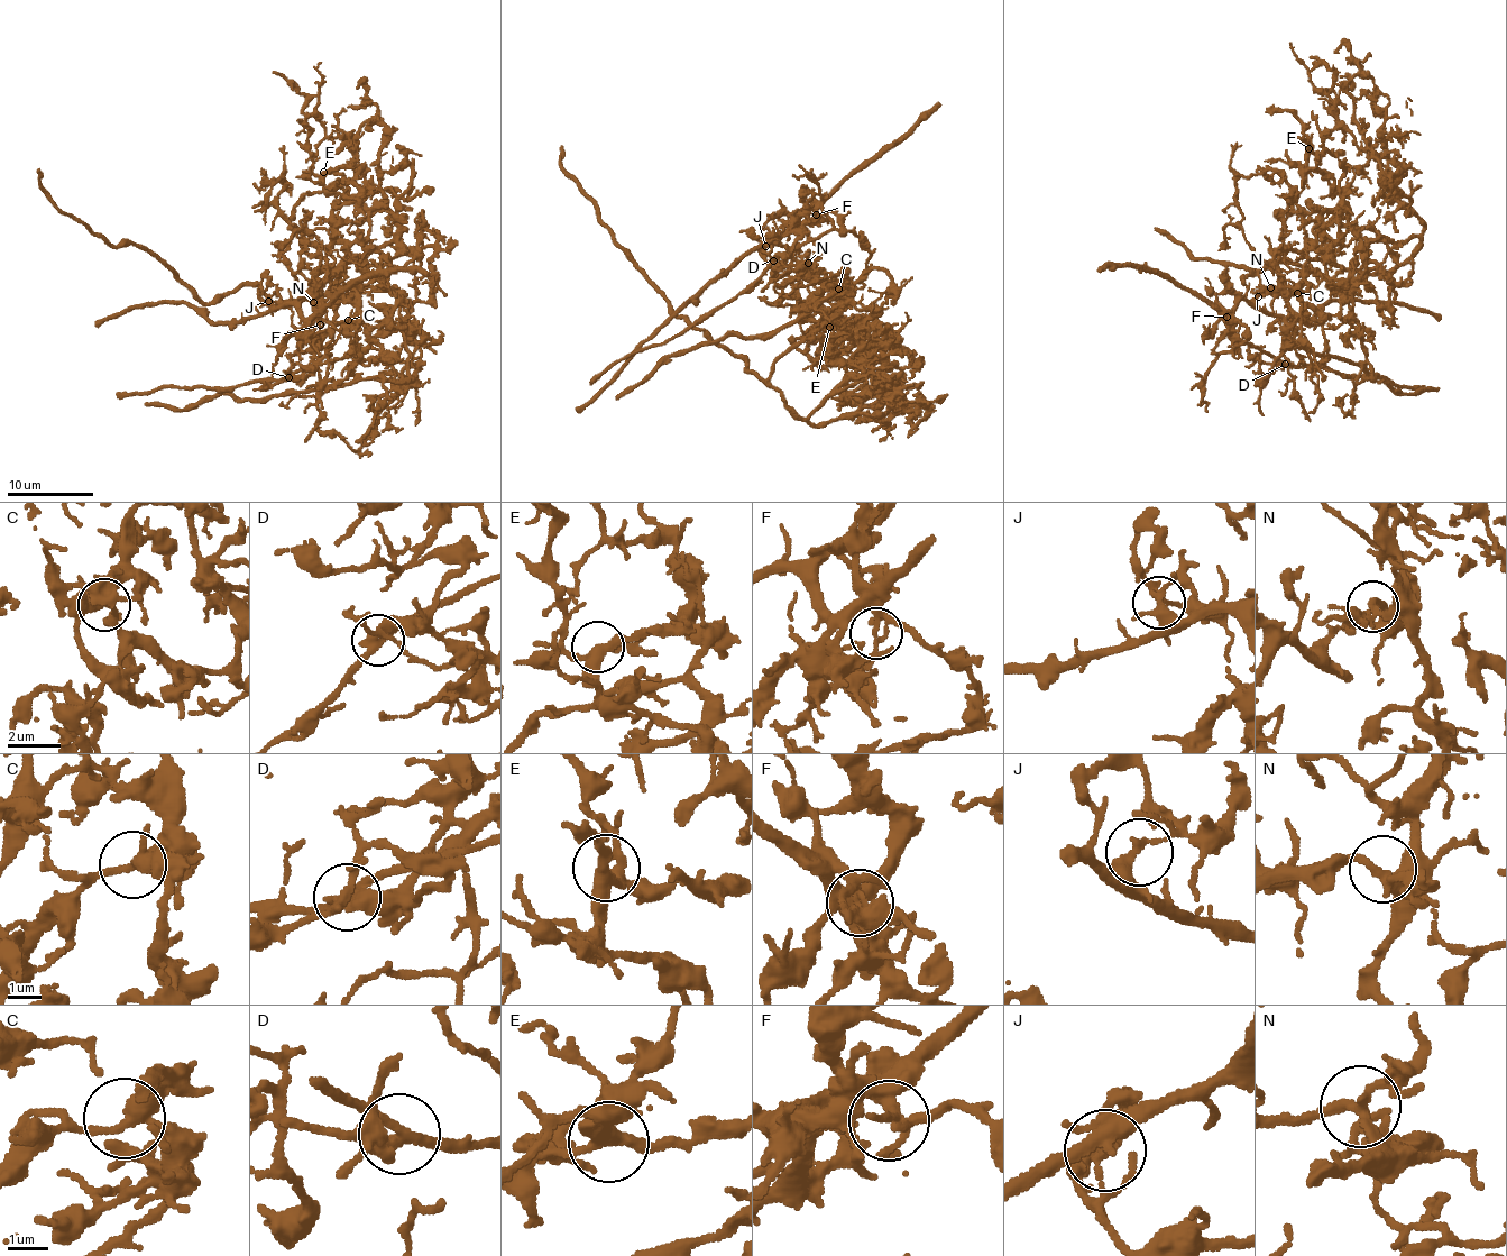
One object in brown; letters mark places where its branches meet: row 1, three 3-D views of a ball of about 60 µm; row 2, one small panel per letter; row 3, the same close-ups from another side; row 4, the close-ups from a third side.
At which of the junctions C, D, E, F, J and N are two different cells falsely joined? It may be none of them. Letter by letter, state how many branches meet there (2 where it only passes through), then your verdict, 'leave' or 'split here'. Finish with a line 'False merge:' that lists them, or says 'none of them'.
C: branches 4; leave
D: branches 3; split here
E: branches 3; leave
F: branches 4; split here
J: branches 3; split here
N: branches 3; leave
False merge: D, F, J

